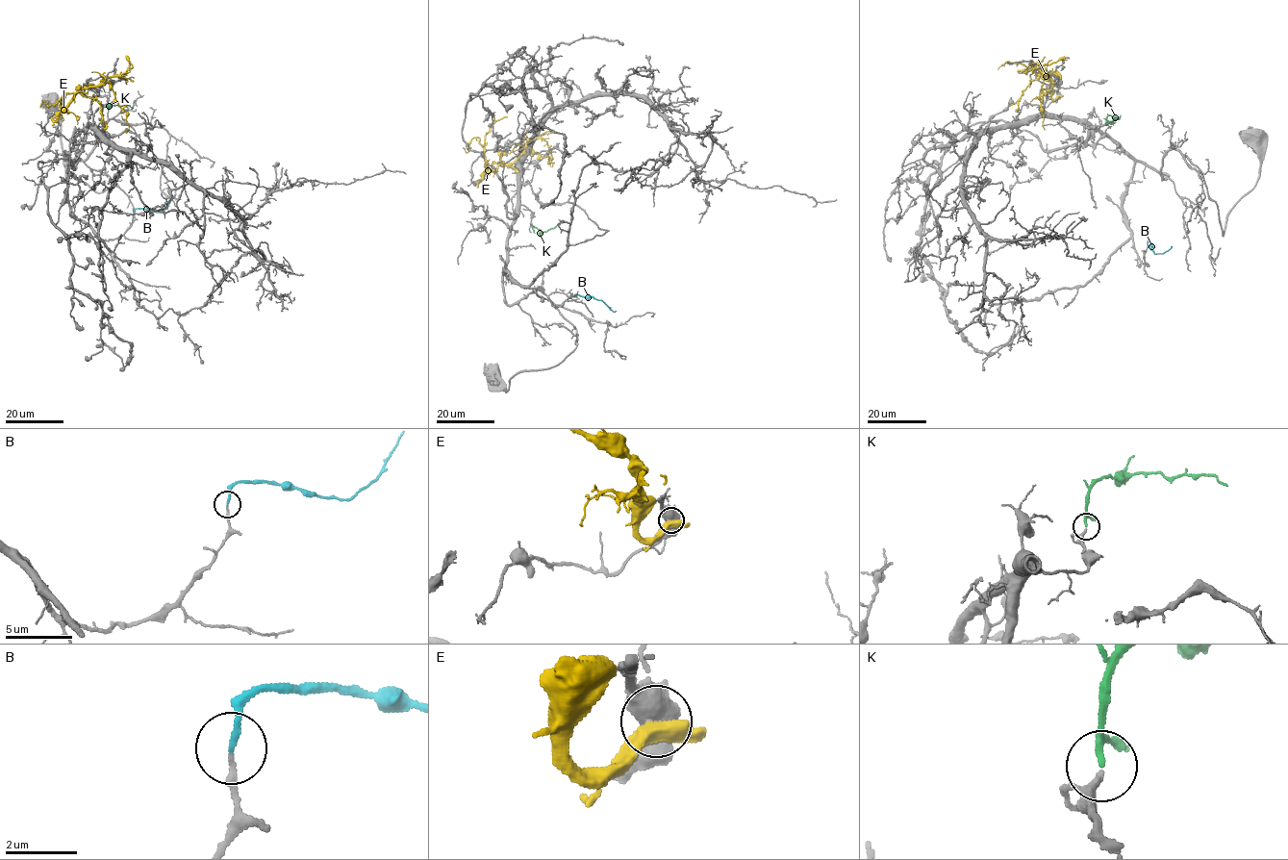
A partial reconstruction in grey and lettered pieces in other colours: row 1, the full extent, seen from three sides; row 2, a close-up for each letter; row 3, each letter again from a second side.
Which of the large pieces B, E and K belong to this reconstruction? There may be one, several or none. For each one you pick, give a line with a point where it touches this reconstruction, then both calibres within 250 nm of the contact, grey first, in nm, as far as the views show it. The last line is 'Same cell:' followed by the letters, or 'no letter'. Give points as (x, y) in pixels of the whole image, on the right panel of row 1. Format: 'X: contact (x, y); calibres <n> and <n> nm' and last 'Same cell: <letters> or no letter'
B: contact (1148, 244); calibres 160 and 150 nm
K: contact (1105, 123); calibres 200 and 140 nm
Same cell: B, K

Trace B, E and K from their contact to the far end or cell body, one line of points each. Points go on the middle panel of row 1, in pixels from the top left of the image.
B: (575, 295), (593, 296), (616, 311)
E: (477, 183), (482, 174), (500, 164), (513, 163), (525, 147), (550, 158), (552, 166)
K: (532, 225), (542, 232), (562, 221)

